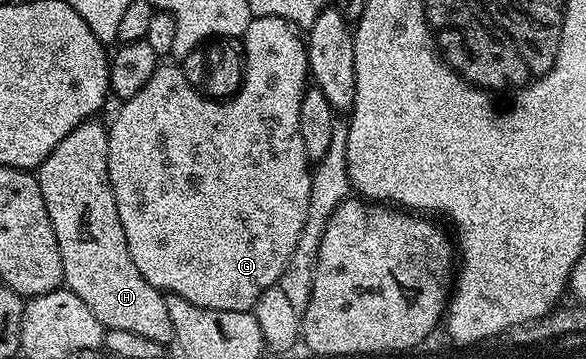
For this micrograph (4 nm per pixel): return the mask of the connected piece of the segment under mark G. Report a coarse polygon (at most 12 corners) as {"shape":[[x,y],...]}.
{"shape":[[307,58],[226,101],[161,65],[107,127],[133,265],[251,311],[300,240]]}

